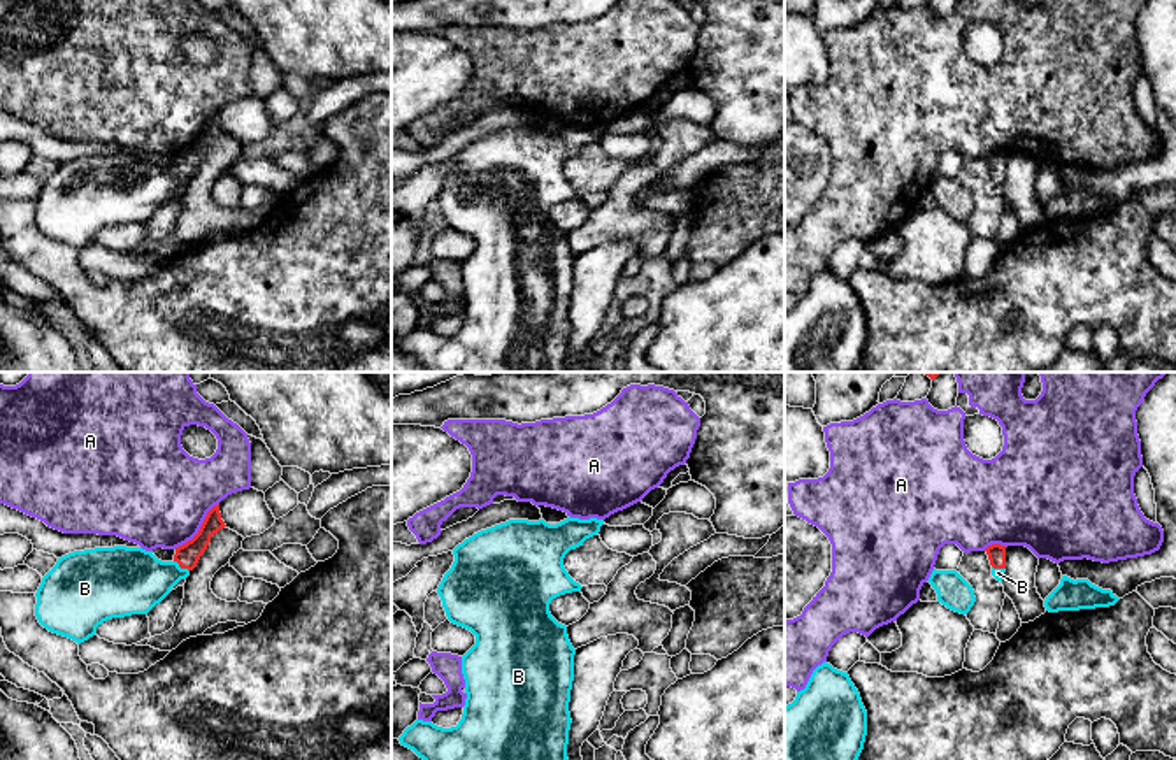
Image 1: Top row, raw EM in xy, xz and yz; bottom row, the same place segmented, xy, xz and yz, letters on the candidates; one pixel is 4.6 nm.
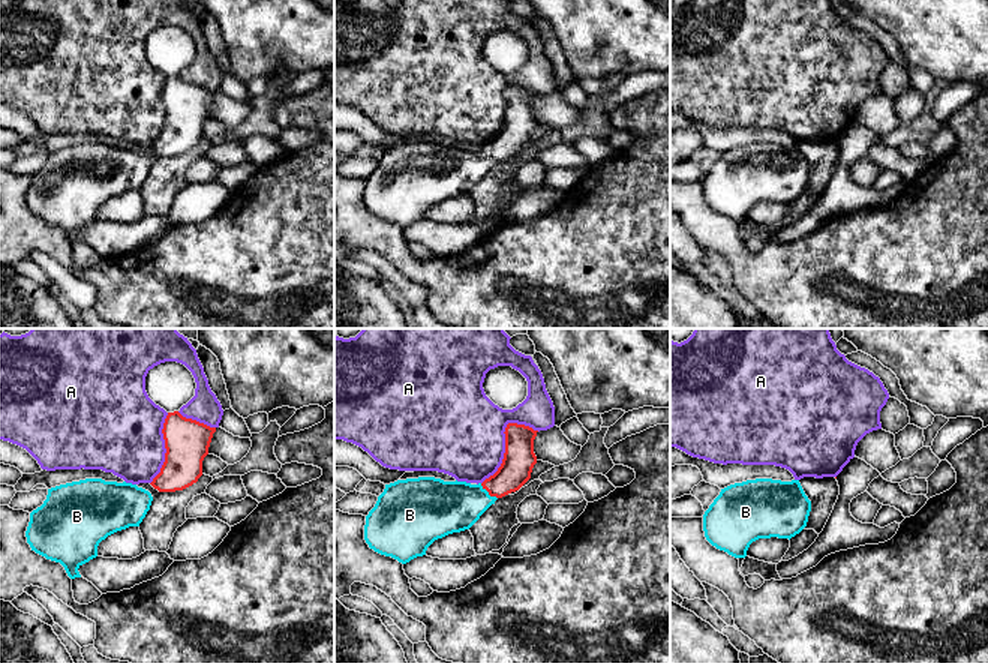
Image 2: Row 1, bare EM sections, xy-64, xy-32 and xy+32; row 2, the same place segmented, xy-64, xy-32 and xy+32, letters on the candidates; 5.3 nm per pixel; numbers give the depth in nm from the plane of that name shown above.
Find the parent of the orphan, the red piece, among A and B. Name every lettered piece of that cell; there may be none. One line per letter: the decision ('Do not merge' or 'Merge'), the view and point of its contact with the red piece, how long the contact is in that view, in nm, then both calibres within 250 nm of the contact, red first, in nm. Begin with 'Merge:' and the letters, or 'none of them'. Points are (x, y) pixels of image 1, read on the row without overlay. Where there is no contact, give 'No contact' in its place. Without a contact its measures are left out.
Merge: B
A: Do not merge. Touches red at xy (200, 136). Shared border 300 nm. Thickness 110 nm (red) against 460 nm
B: Merge. Touches red at xy (181, 174). Shared border 90 nm. Thickness 110 nm (red) against 300 nm

